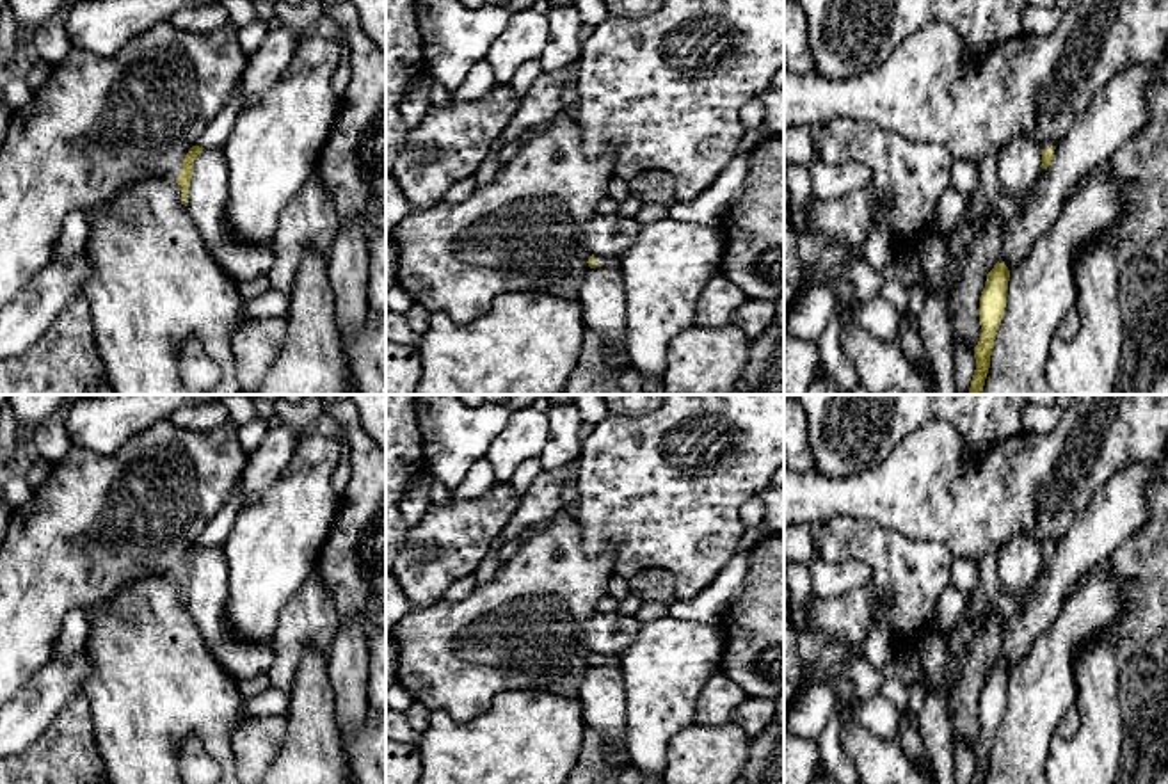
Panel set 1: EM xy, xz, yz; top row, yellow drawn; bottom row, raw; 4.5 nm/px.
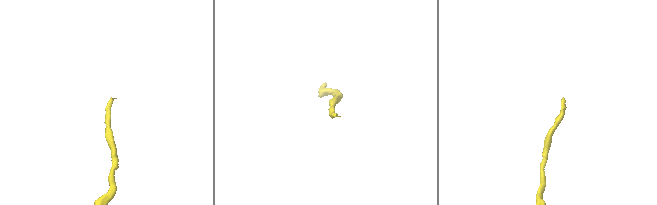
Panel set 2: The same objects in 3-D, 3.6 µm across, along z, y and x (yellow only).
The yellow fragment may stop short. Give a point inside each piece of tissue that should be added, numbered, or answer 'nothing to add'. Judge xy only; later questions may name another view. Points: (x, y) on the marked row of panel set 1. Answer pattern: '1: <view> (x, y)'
1: xy (217, 132)

